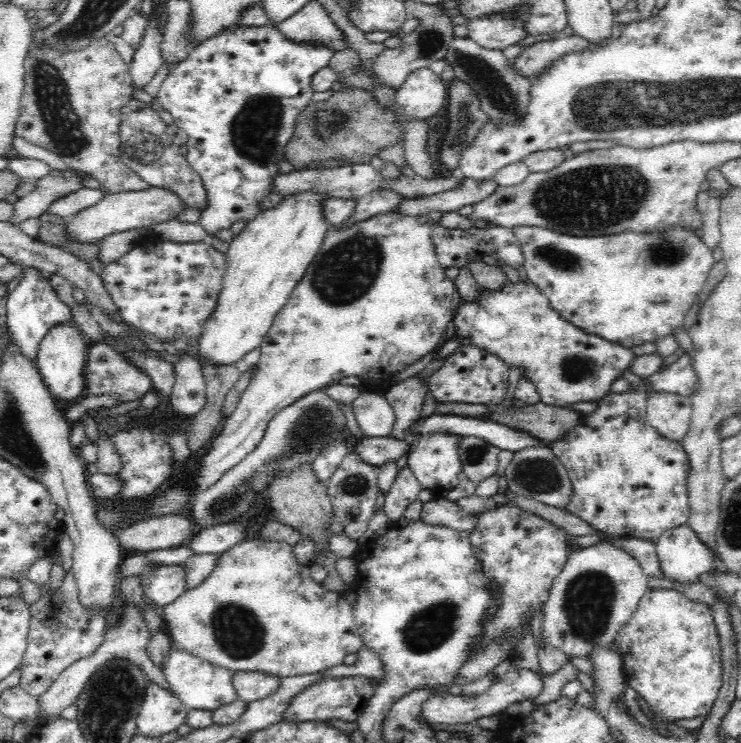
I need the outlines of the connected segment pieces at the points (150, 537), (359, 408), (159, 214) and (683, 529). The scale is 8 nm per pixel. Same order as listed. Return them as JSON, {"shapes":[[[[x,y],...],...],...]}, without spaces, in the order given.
{"shapes":[[[[164,515],[138,521],[116,534],[120,548],[138,553],[176,548],[187,544],[196,533],[190,518]]],[[[362,392],[350,406],[366,437],[391,436],[394,430],[395,412],[381,392]]],[[[150,187],[147,190],[135,192],[118,192],[107,194],[101,202],[83,209],[72,218],[68,218],[67,238],[70,242],[94,242],[103,240],[106,236],[122,230],[136,230],[155,227],[168,220],[178,220],[188,206],[176,193],[166,189]]],[[[687,524],[669,528],[662,532],[658,542],[654,543],[654,550],[658,563],[660,563],[660,571],[666,580],[679,582],[680,584],[692,584],[699,580],[699,576],[704,573],[712,573],[712,570],[724,572],[722,560],[714,557],[712,551],[696,537],[696,533]]]]}

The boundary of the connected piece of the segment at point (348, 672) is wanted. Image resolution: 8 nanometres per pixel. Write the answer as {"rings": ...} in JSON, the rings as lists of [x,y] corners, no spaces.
{"rings":[[[363,645],[356,654],[356,663],[351,666],[340,664],[339,666],[326,668],[326,670],[318,673],[322,675],[322,678],[326,679],[364,677],[376,681],[377,684],[382,684],[384,682],[385,668],[378,654],[374,653],[372,649],[368,649],[366,645]]]}

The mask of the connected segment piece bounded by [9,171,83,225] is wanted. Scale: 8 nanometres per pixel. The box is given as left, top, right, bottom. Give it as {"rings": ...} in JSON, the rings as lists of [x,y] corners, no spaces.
{"rings":[[[51,171],[44,180],[36,181],[34,192],[18,199],[14,204],[14,216],[9,222],[19,225],[24,220],[40,218],[47,213],[53,200],[77,192],[80,188],[83,186],[76,174],[64,176],[62,172]]]}

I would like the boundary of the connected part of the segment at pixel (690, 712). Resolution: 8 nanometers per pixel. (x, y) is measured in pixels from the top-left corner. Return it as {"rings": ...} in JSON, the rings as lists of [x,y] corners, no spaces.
{"rings":[[[647,589],[632,618],[622,626],[615,641],[620,647],[617,654],[622,660],[625,682],[646,700],[656,718],[675,723],[682,718],[690,720],[707,716],[713,708],[722,687],[723,667],[711,607],[688,599],[676,589]]]}

